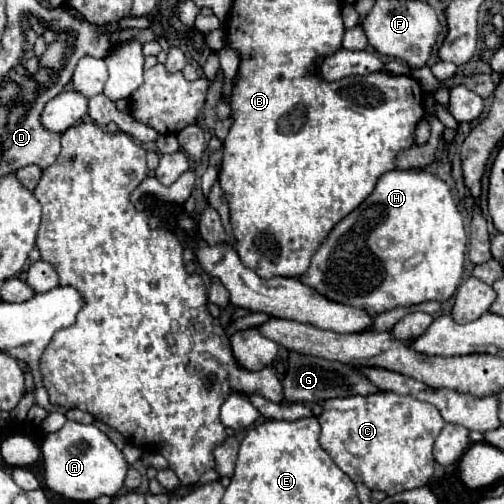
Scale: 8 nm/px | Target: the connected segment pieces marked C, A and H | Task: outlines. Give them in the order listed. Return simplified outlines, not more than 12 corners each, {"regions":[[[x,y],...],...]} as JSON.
{"regions":[[[324,400],[320,446],[388,496],[428,484],[436,406]],[[68,420],[40,445],[46,486],[70,500],[116,496],[122,452]],[[390,170],[298,280],[372,316],[458,288],[450,188]]]}

